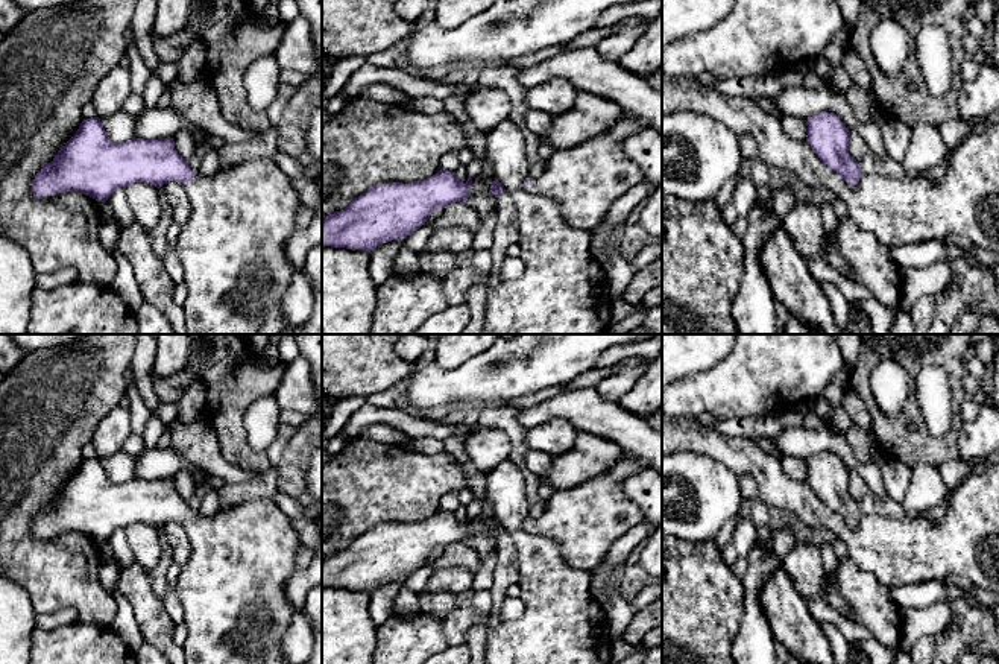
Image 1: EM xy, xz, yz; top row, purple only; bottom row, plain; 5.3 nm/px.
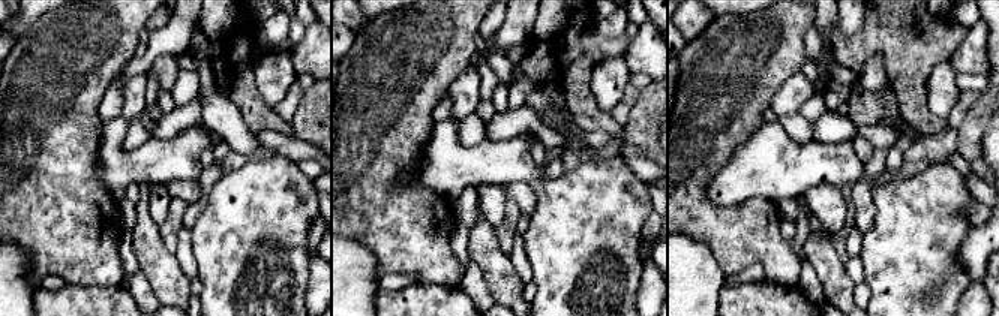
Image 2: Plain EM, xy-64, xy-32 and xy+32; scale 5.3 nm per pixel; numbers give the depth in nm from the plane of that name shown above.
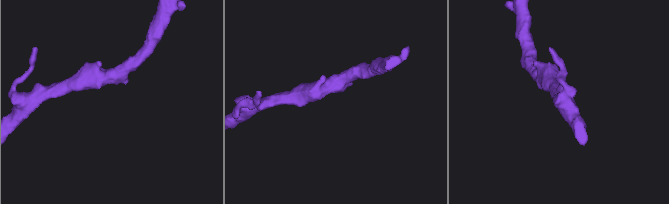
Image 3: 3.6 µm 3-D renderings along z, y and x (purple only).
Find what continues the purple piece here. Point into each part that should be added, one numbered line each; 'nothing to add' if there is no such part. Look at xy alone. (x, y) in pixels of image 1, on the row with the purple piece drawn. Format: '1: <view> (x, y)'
1: xy (233, 248)

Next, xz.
1: xz (585, 180)

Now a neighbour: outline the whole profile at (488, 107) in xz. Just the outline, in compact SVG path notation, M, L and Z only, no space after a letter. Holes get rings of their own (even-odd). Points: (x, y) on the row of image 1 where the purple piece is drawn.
M478 87L468 96L465 111L474 128L487 134L493 126L509 119L512 100L496 87Z

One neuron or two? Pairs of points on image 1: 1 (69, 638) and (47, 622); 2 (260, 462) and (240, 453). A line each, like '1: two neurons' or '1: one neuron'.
1: two neurons
2: one neuron

